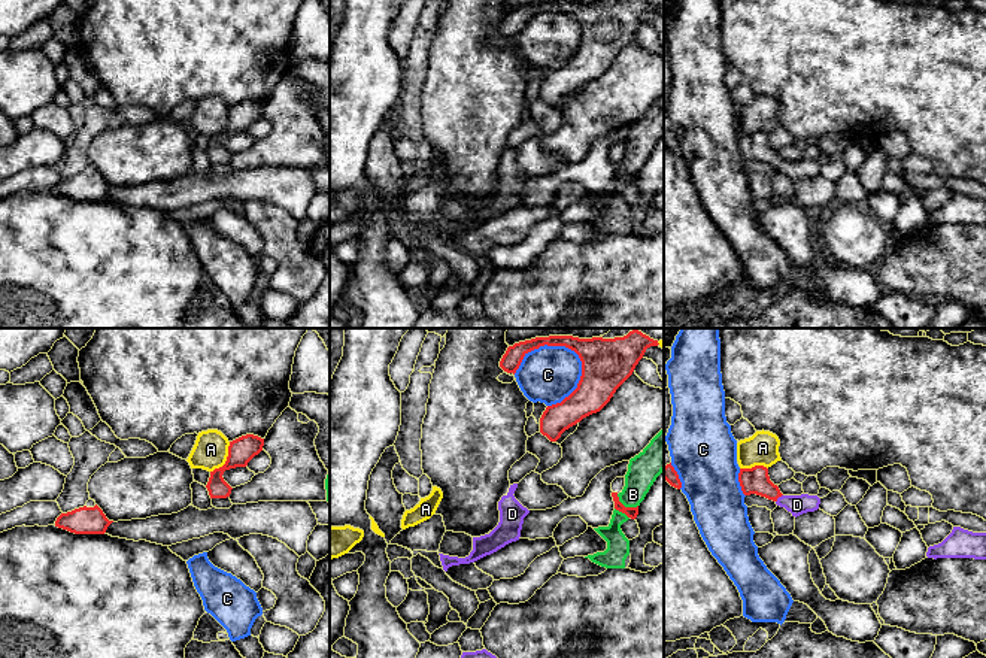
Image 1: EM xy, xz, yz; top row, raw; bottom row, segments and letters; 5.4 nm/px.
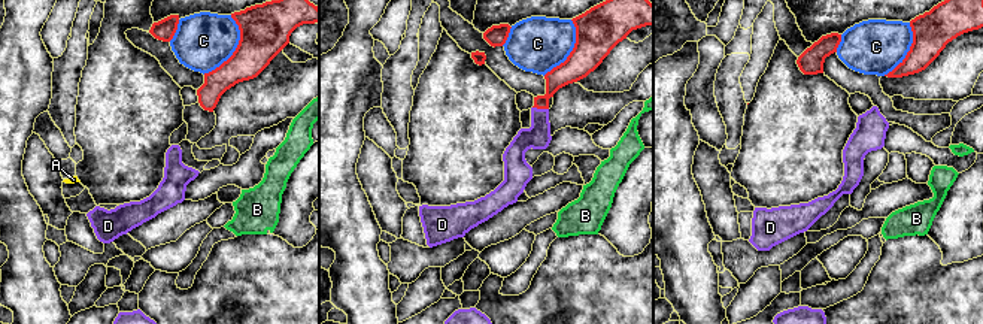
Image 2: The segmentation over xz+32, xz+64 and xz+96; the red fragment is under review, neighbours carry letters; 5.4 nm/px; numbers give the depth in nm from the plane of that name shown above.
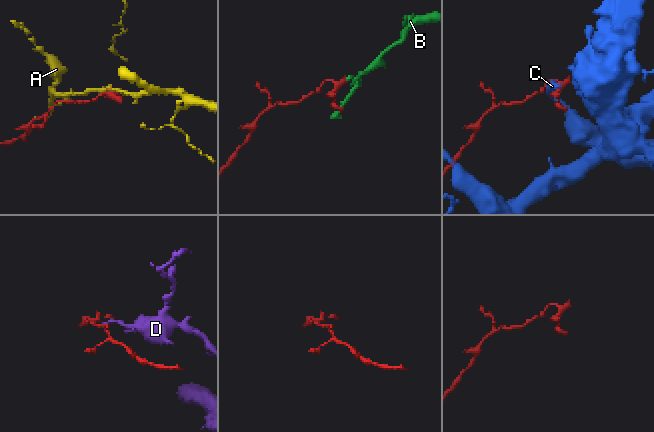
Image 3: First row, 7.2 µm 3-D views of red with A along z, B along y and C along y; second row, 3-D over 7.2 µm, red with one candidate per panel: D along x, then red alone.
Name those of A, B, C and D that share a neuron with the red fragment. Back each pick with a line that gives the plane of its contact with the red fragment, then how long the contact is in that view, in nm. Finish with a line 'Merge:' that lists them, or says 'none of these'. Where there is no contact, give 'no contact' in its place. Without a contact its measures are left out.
D: yz | 60 nm
Merge: D

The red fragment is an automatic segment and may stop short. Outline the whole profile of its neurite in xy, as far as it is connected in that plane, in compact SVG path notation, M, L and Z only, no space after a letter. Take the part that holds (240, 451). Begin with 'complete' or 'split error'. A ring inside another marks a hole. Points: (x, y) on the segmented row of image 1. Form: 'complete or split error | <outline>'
complete | M246 434L230 442L225 464L210 471L210 477L206 485L210 498L230 497L233 488L224 480L224 471L236 467L246 467L248 463L263 451L263 446L264 439L254 434Z

